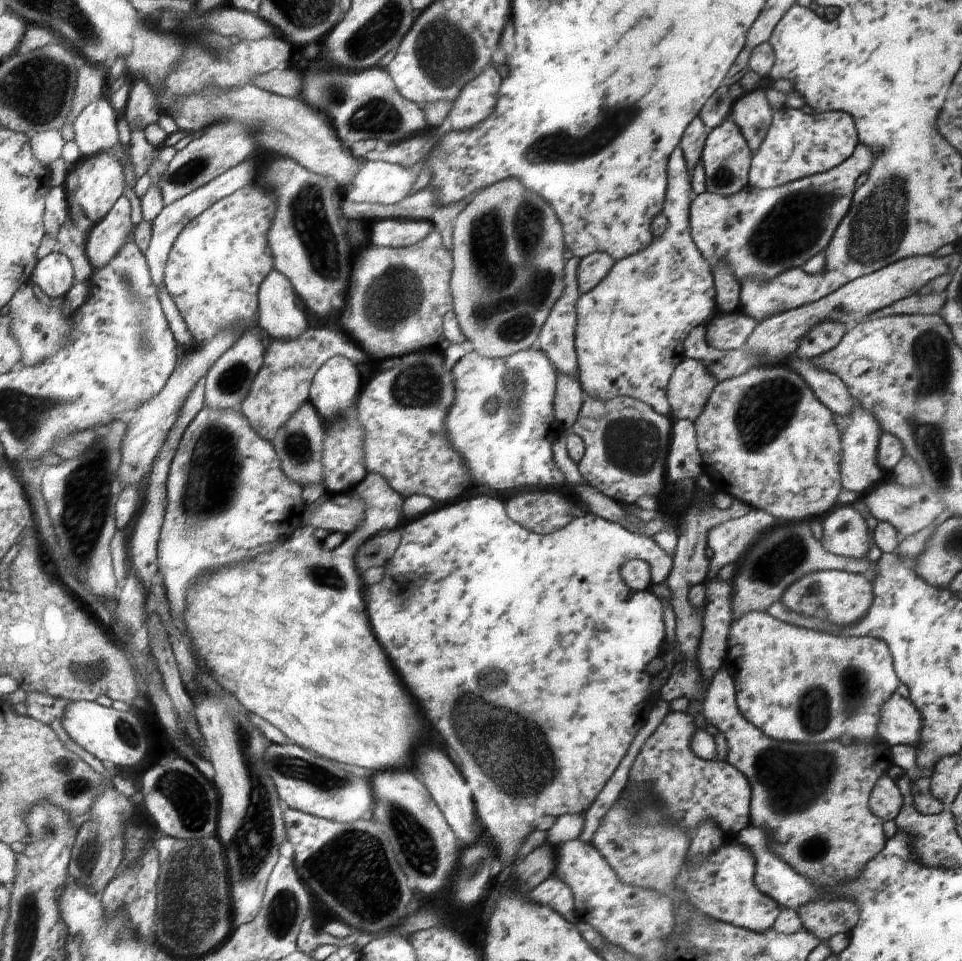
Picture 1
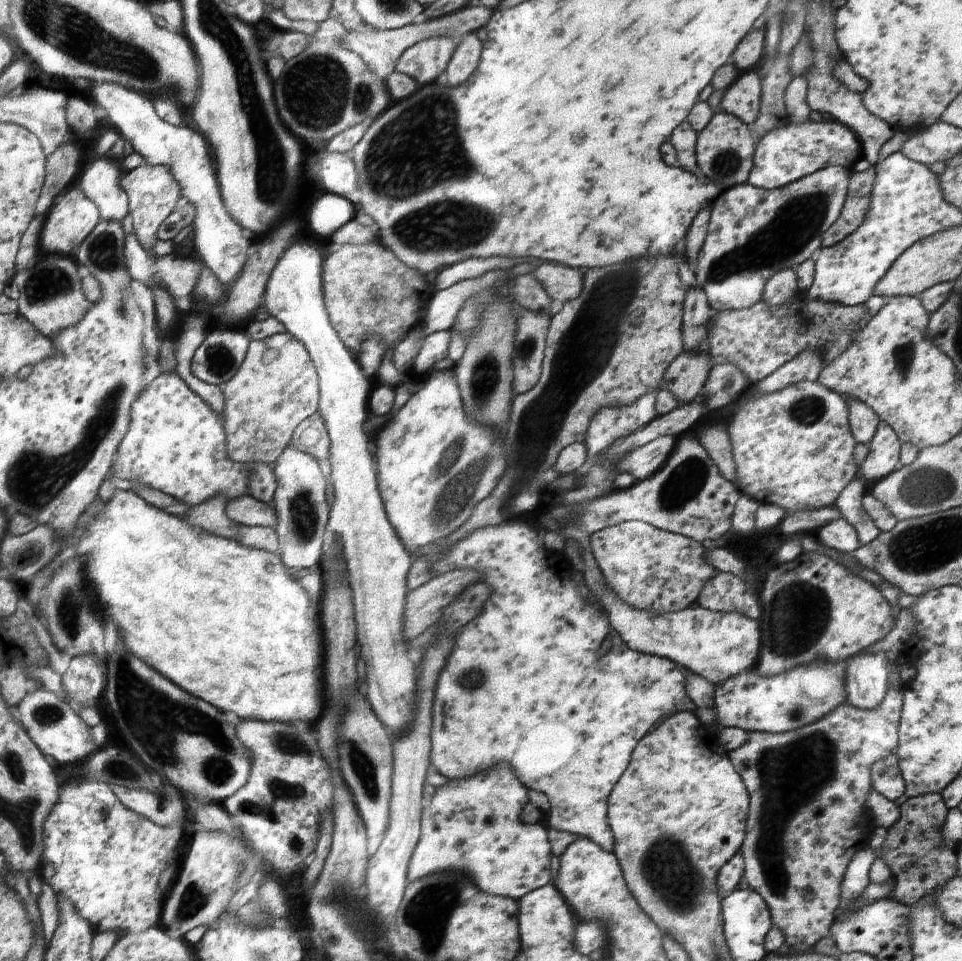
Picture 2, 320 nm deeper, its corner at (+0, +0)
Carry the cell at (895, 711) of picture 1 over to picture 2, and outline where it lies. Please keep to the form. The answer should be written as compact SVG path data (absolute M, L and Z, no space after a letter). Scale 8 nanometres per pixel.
M863 652L847 660L844 672L844 688L848 692L847 703L862 710L874 710L888 692L888 671L885 652Z

